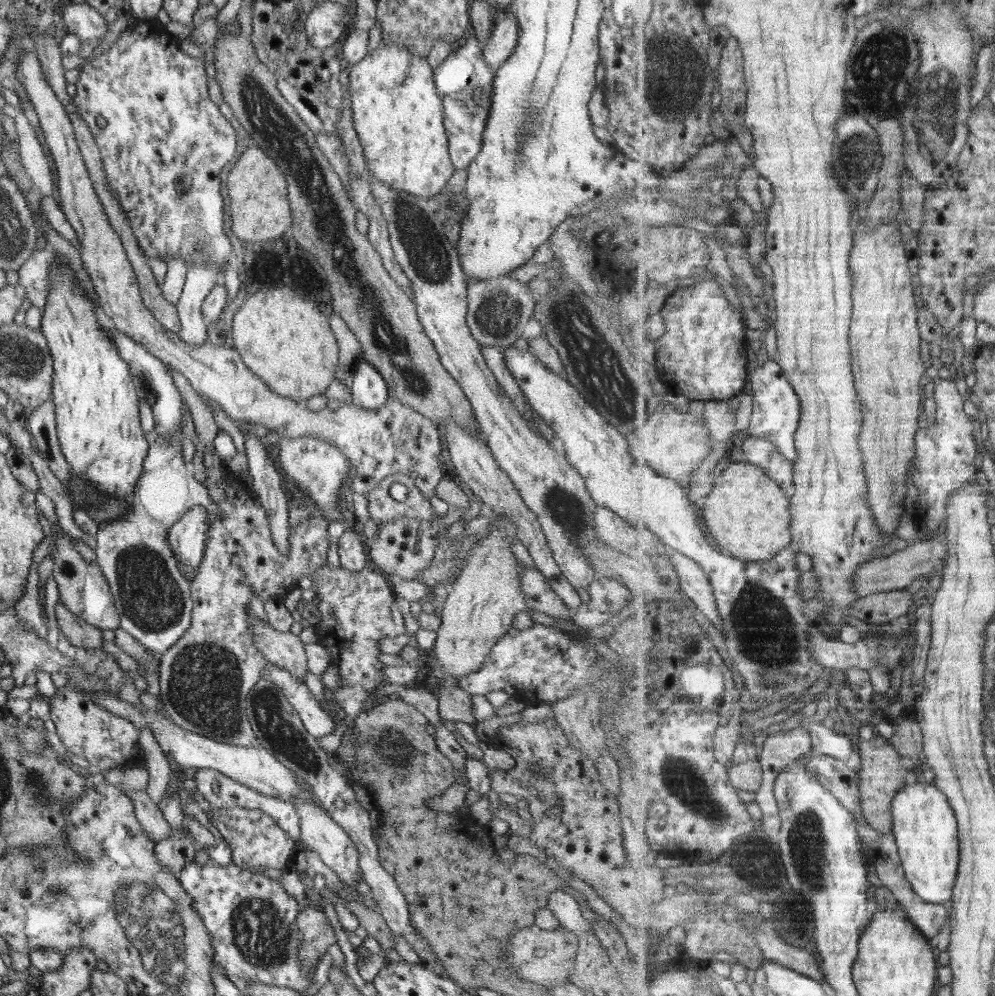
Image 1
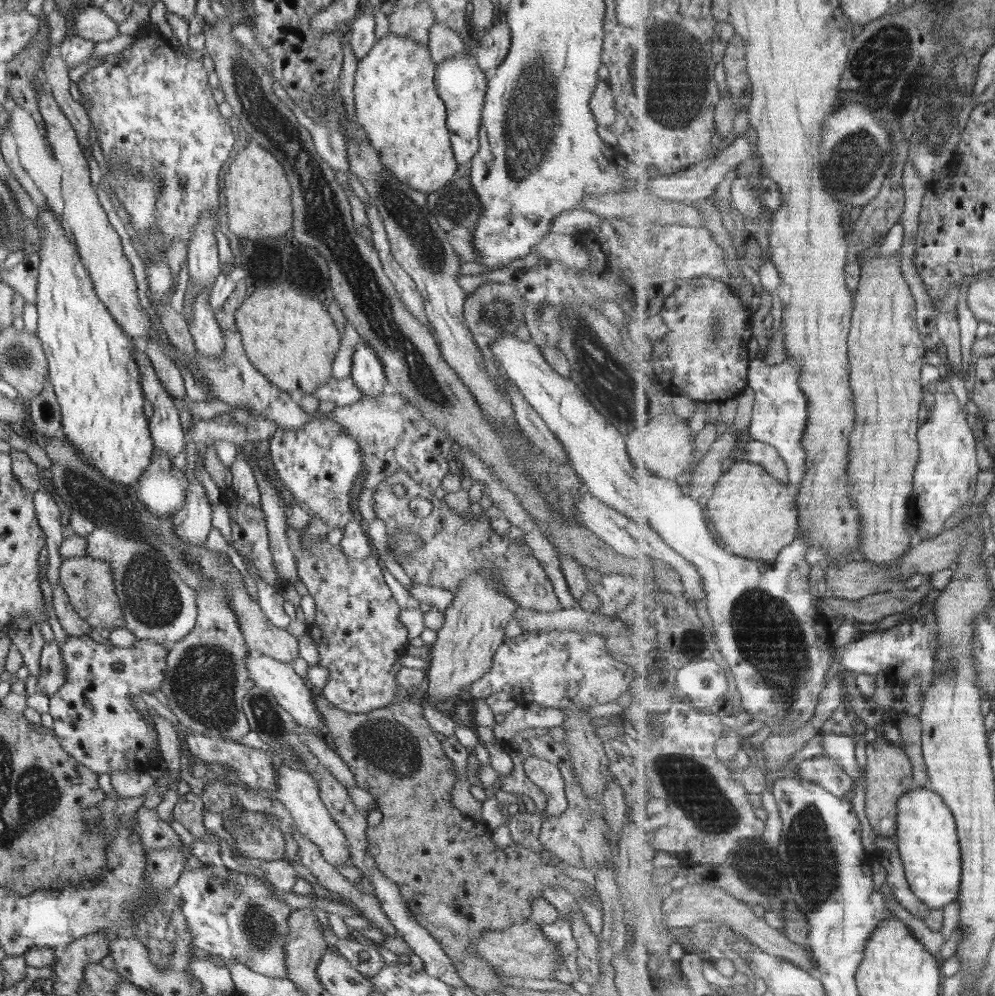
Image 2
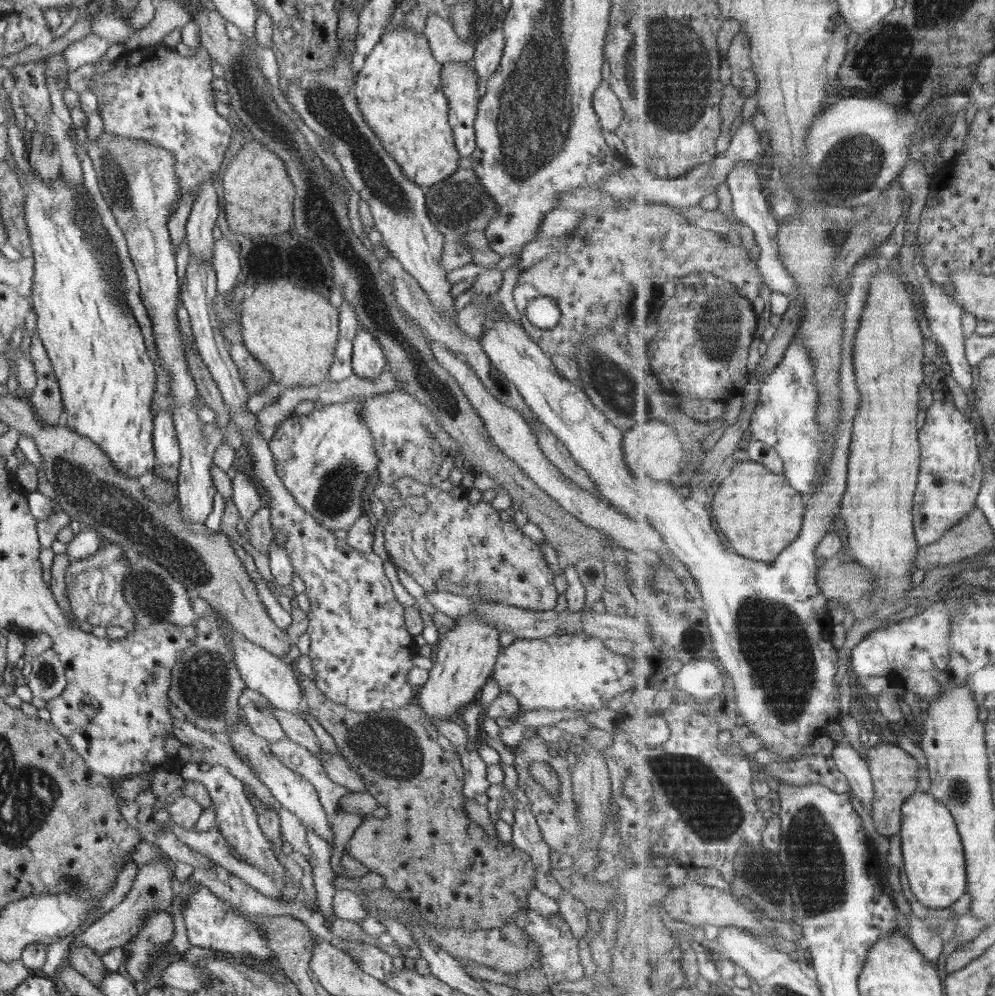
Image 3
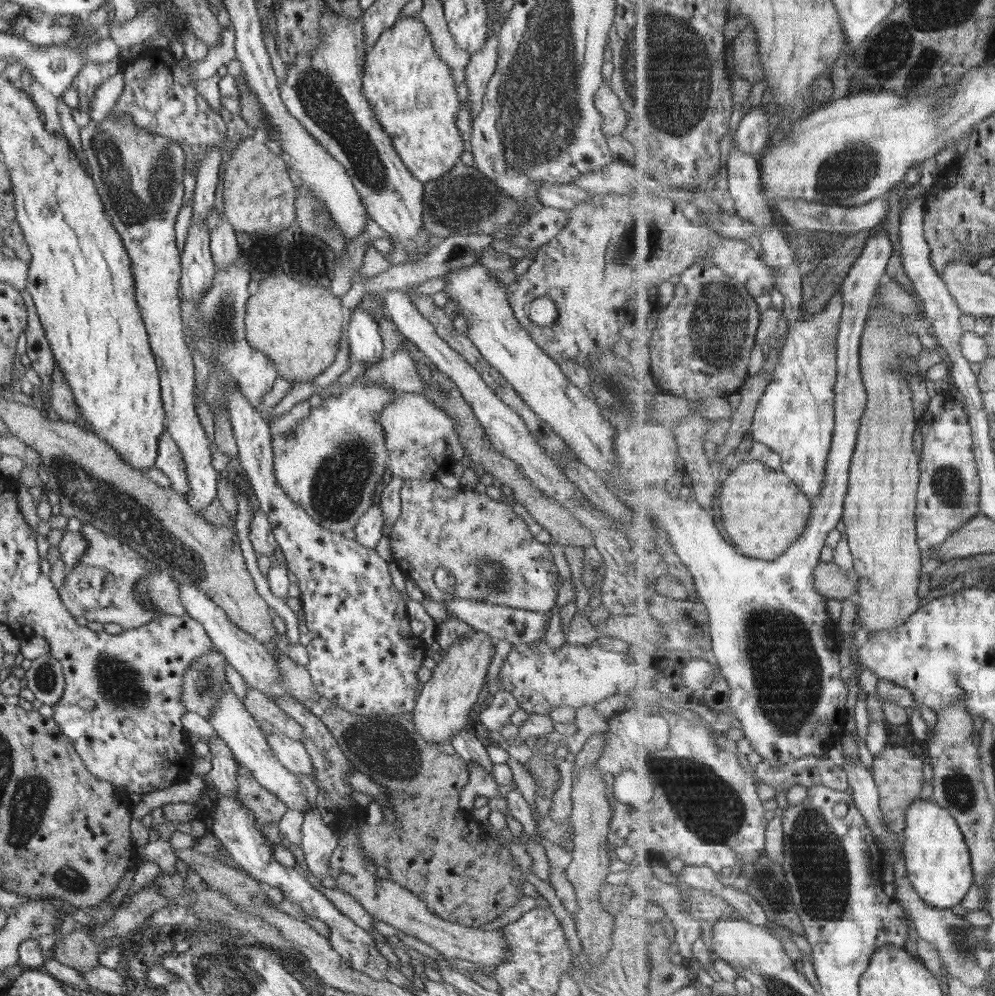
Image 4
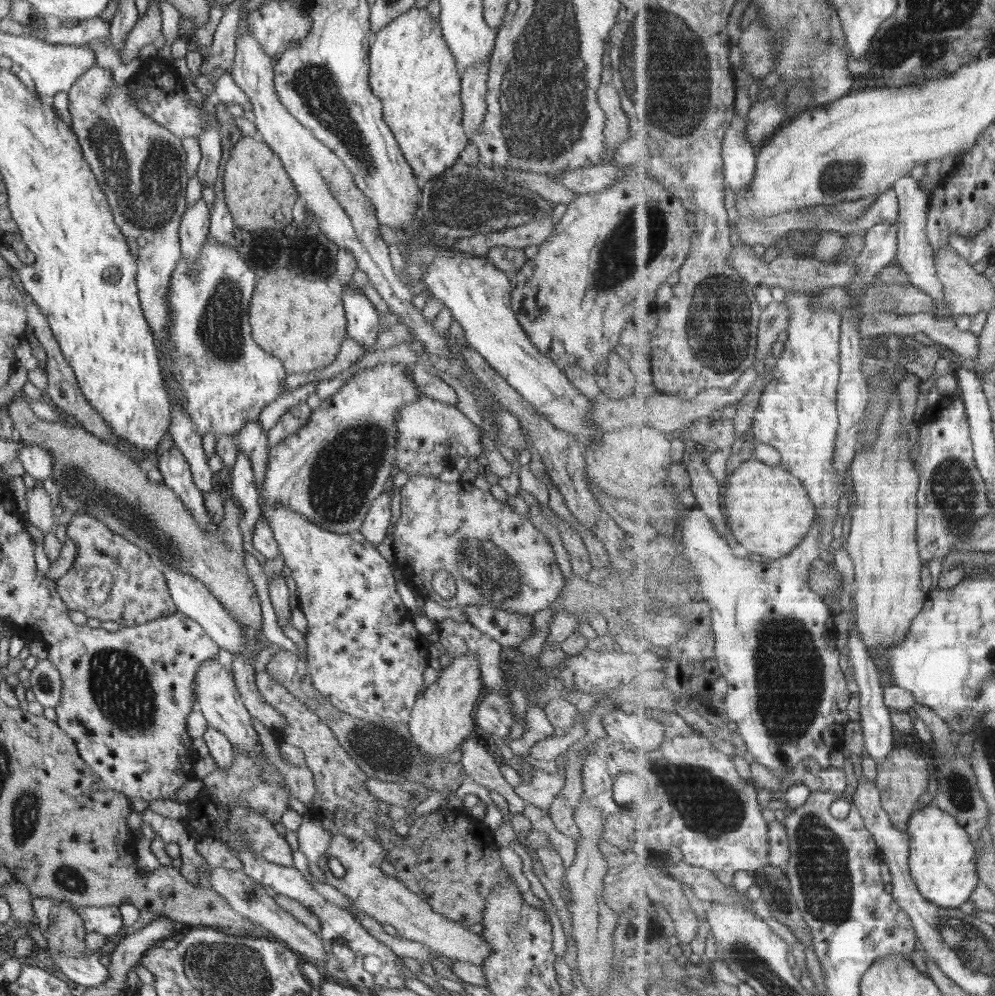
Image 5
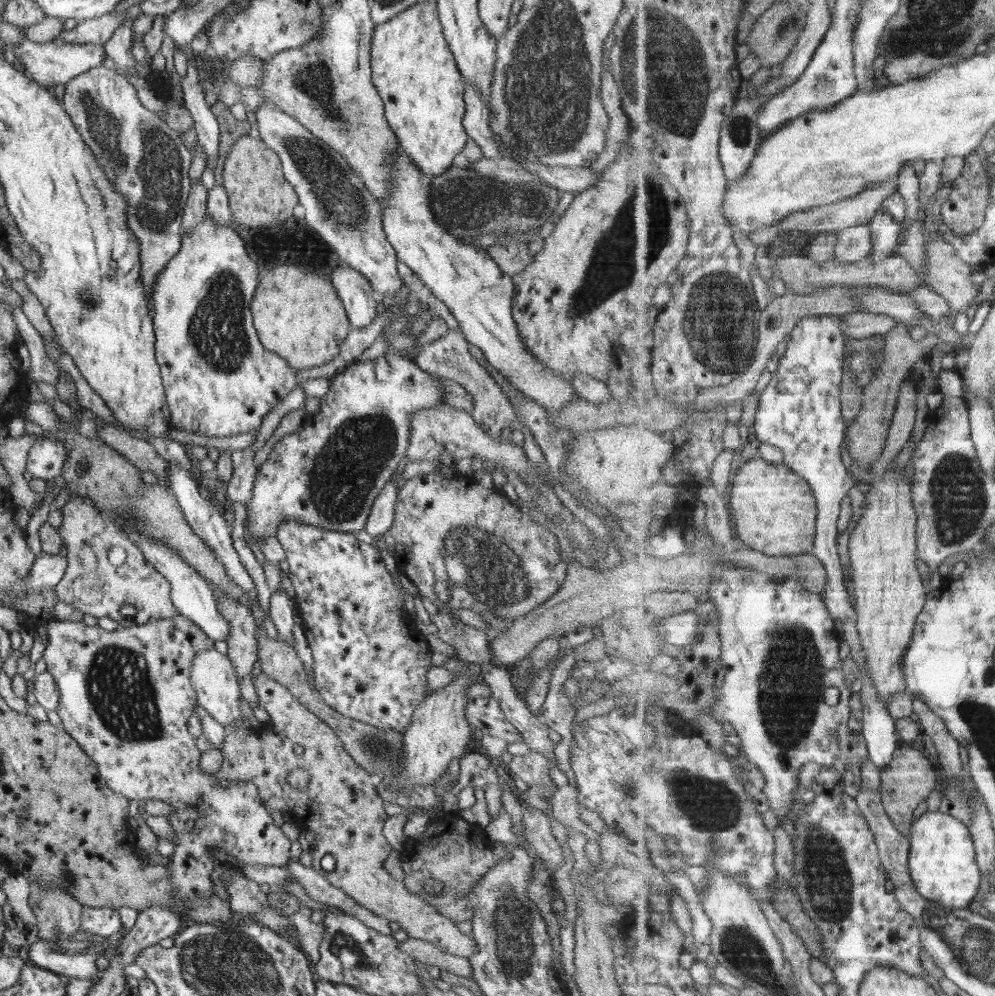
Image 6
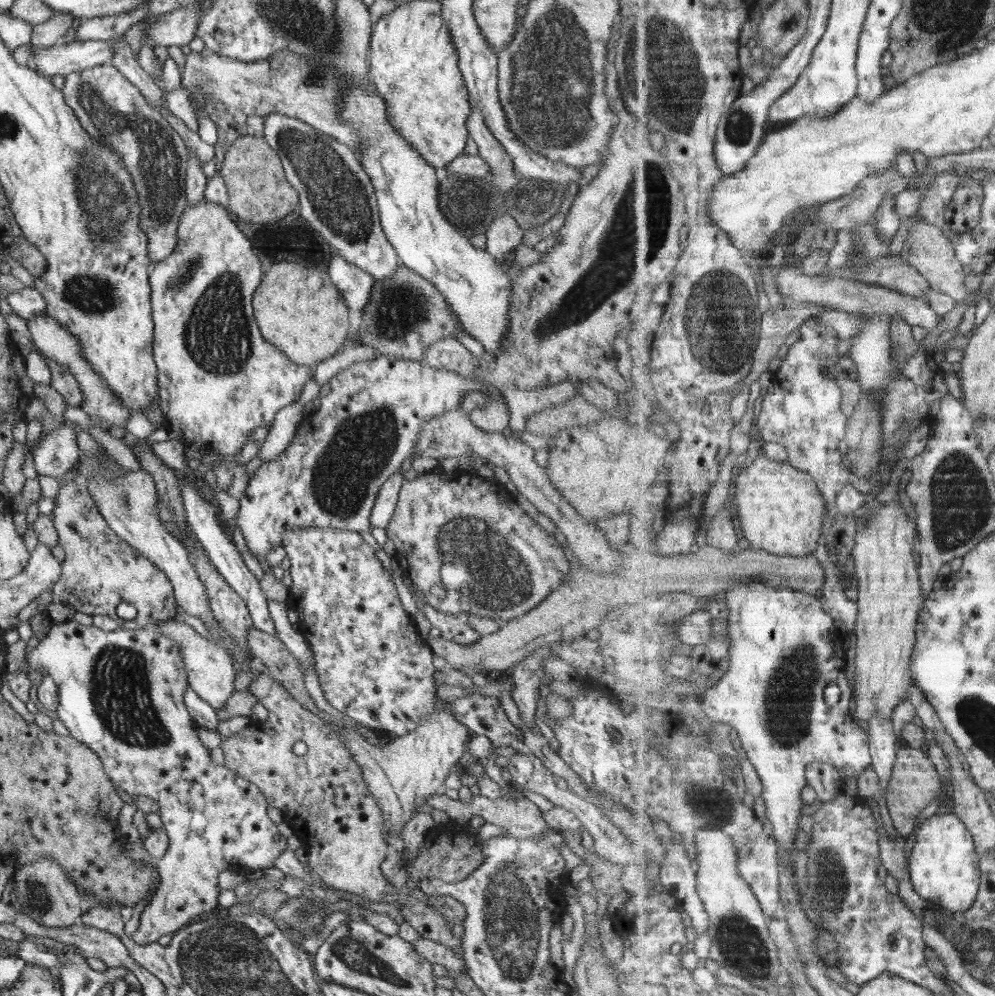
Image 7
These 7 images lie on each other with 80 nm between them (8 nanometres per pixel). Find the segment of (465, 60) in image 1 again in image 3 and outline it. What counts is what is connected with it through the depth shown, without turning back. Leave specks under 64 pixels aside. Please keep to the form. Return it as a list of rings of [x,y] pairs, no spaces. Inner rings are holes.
[[[443,62],[440,70],[441,90],[448,102],[448,123],[460,157],[475,150],[474,129],[478,84],[468,62]]]

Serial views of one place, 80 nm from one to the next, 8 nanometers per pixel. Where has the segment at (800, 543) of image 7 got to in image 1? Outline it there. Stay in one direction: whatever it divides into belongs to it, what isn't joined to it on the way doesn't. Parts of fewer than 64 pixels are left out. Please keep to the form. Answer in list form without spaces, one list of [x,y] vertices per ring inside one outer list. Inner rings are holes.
[[[735,462],[715,482],[715,490],[704,500],[703,518],[707,518],[706,526],[713,534],[709,538],[714,538],[721,550],[744,561],[764,561],[794,545],[791,496],[761,466]]]

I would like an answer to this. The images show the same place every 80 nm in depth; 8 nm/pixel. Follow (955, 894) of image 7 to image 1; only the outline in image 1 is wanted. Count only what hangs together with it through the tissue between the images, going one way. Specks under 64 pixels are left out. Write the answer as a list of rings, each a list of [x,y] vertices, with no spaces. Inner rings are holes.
[[[934,782],[912,783],[899,792],[893,801],[895,827],[893,834],[900,846],[906,877],[927,902],[949,904],[960,874],[960,822],[949,797]]]

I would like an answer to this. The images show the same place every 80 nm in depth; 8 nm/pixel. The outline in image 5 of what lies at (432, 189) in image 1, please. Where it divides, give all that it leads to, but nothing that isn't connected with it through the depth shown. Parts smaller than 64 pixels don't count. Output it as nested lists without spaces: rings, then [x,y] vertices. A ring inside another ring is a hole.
[[[425,7],[408,8],[403,14],[396,16],[388,25],[382,26],[375,34],[372,34],[368,47],[368,85],[371,92],[380,100],[381,103],[381,118],[392,132],[394,139],[397,141],[401,154],[407,161],[407,164],[412,170],[412,174],[420,183],[428,181],[429,179],[439,176],[444,170],[447,170],[455,162],[458,162],[459,152],[468,142],[468,133],[462,127],[462,102],[460,101],[460,77],[455,71],[457,64],[443,40],[440,33],[440,25],[434,23],[431,17],[425,11]]]

